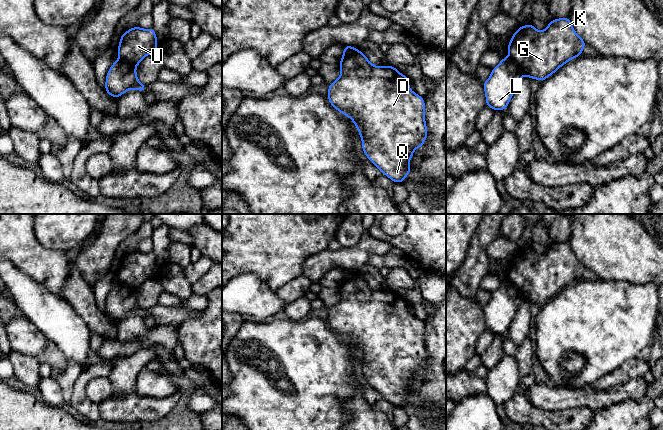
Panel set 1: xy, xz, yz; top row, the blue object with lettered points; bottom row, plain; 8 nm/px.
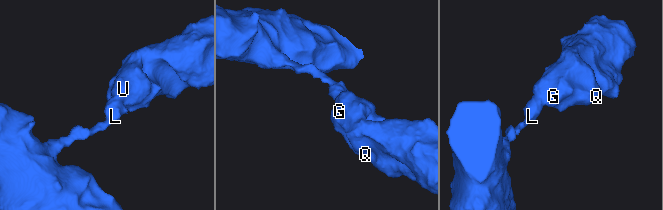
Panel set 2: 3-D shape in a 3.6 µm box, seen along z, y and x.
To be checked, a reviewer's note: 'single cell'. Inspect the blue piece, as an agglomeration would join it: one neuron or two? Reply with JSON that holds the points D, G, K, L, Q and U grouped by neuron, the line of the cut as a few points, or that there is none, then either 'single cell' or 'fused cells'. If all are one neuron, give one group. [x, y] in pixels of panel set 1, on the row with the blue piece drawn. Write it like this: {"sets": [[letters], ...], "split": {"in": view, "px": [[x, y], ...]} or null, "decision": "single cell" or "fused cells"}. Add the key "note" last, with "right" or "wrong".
{"sets": [["D", "G", "K", "Q", "U"], ["L"]], "split": {"in": "yz", "px": [[508, 57], [519, 66], [523, 74]]}, "decision": "fused cells", "note": "wrong"}

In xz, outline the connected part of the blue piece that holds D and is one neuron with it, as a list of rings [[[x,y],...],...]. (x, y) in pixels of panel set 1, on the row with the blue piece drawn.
[[[357,48],[339,62],[341,74],[329,84],[328,101],[355,124],[366,157],[395,183],[403,183],[412,171],[409,161],[428,135],[425,101],[409,87],[409,78],[394,66],[375,66]]]

